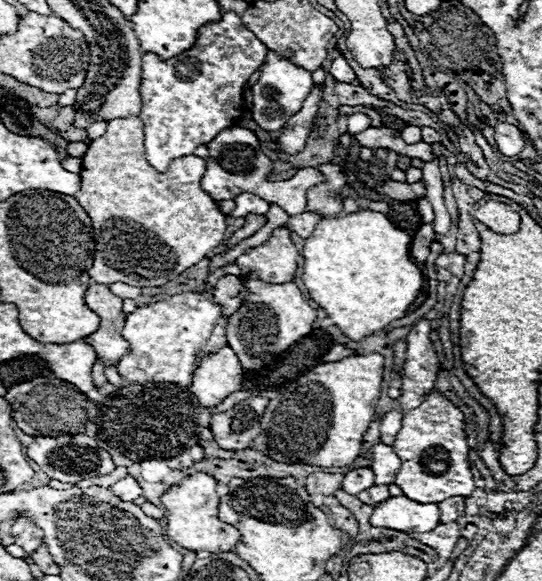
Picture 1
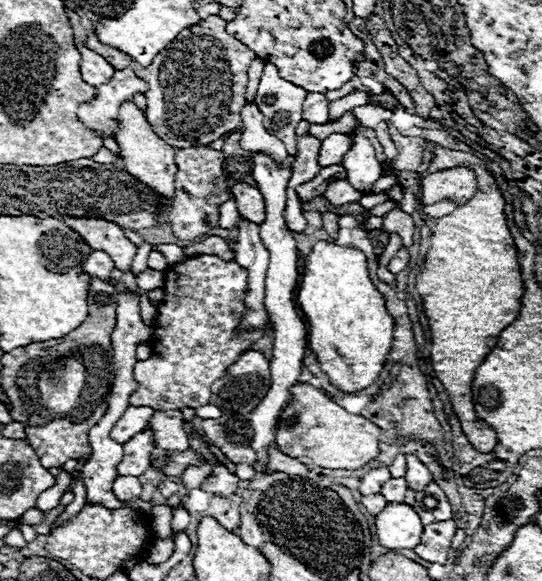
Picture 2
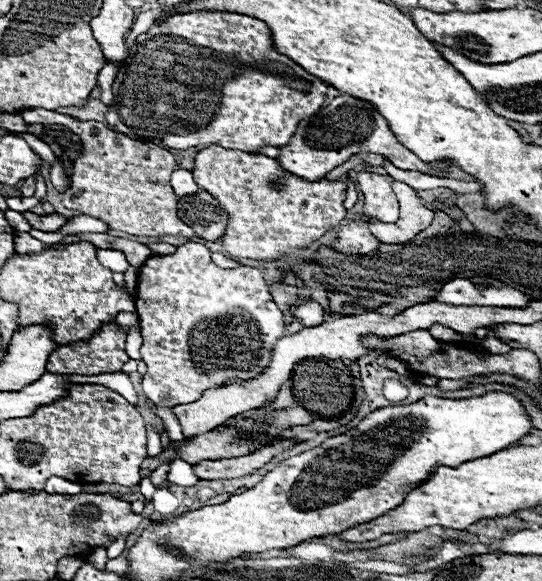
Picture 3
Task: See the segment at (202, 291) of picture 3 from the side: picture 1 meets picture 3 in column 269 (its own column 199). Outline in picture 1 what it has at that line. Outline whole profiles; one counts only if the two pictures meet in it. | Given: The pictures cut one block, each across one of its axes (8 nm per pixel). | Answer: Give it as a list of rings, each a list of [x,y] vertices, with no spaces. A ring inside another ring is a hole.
[[[204,286],[192,292],[180,292],[168,296],[166,300],[146,304],[126,314],[126,324],[122,328],[124,340],[130,344],[130,352],[120,358],[118,372],[130,384],[176,384],[190,386],[192,370],[200,364],[200,358],[208,350],[218,350],[226,346],[226,326],[228,318],[222,316],[222,306],[214,302],[212,286]]]

